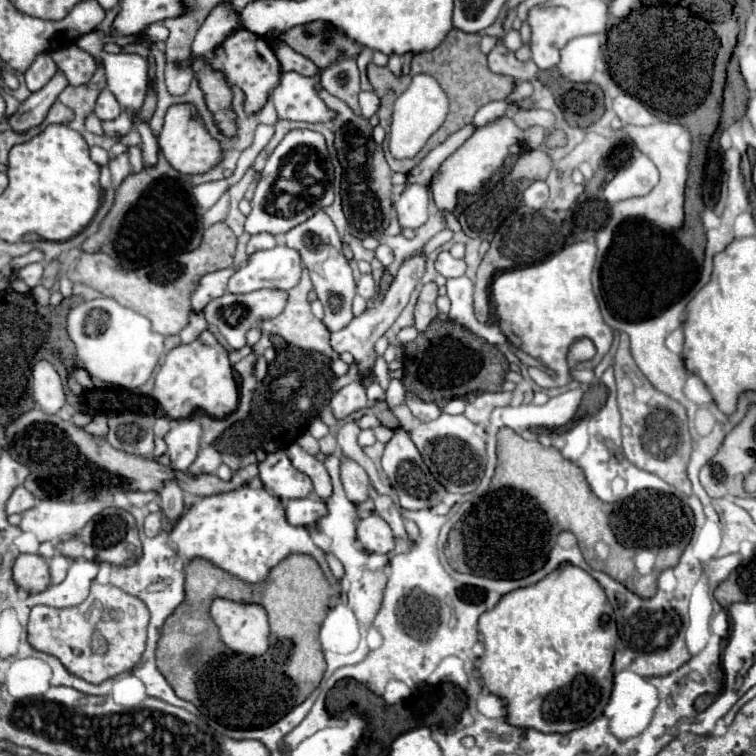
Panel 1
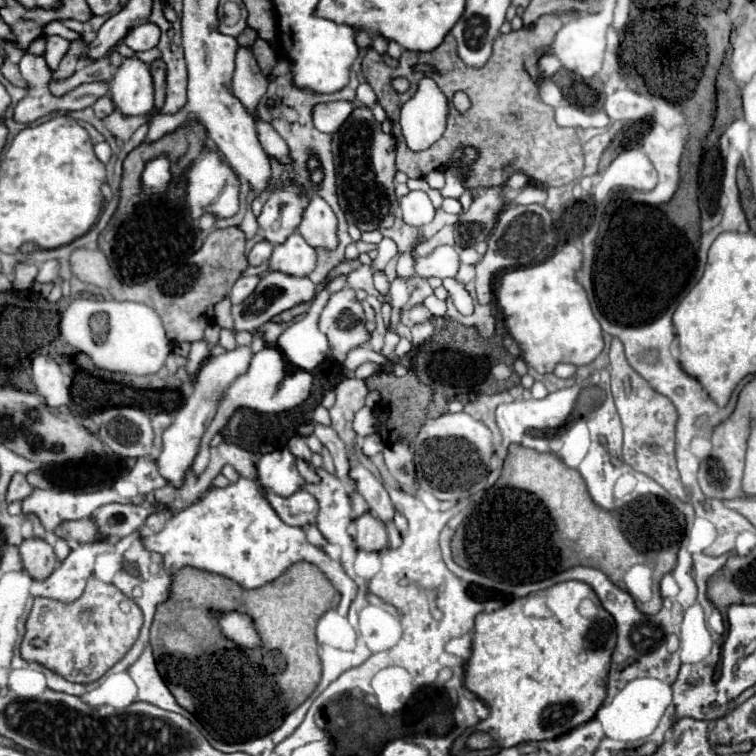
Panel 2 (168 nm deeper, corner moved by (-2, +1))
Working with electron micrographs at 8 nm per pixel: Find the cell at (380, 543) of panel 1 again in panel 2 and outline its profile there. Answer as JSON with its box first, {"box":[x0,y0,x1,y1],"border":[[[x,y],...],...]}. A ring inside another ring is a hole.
{"box":[354,513,388,551],"border":[[[364,513],[354,521],[356,535],[354,541],[364,551],[382,551],[388,547],[388,535],[382,521],[372,517],[370,513]]]}

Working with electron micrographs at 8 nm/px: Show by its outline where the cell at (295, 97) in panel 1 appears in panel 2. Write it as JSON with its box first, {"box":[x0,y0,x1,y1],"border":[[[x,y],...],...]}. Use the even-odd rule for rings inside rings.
{"box":[312,101,354,133],"border":[[[334,101],[334,103],[318,103],[312,109],[312,121],[316,129],[324,133],[334,133],[352,113],[354,105],[348,101]]]}

